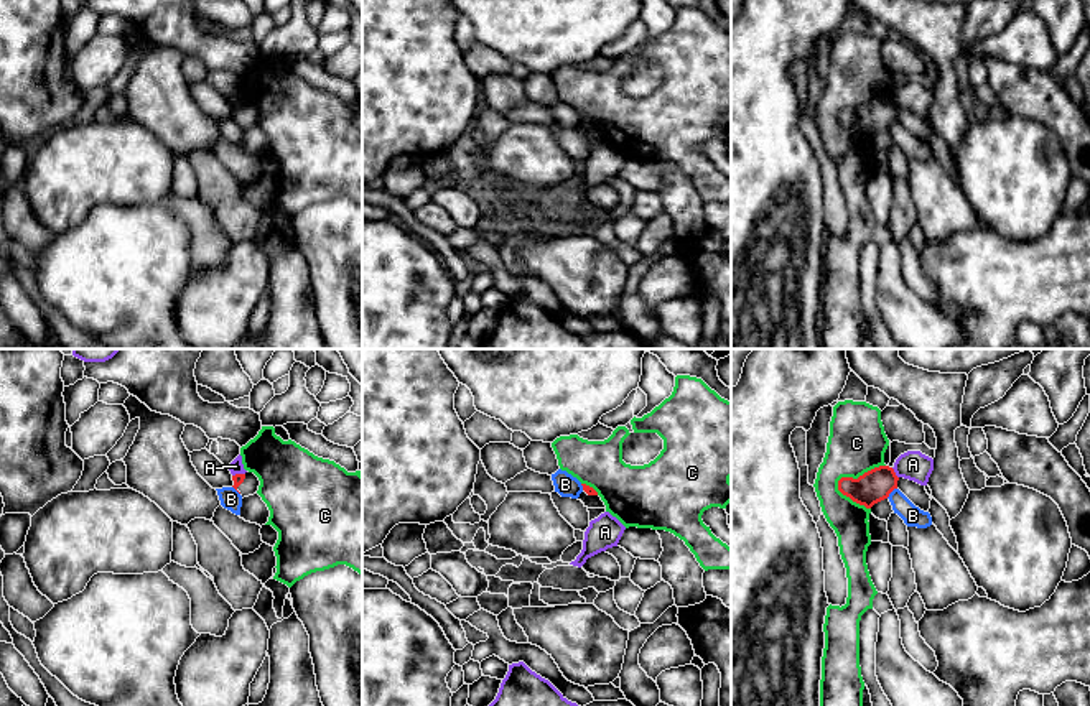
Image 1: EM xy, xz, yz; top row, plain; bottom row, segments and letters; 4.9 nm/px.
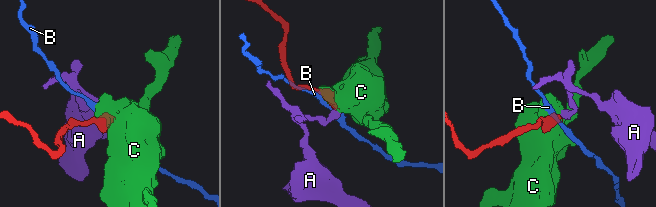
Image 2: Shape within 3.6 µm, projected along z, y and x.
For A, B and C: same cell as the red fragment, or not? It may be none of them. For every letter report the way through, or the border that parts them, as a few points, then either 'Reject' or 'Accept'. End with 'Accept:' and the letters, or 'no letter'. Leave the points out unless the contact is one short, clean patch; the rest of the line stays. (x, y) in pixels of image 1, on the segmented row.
A: Boundary: yz (891, 468), (898, 478). Reject
B: Boundary: yz (896, 487), (886, 497). Reject
C: Reject
Accept: no letter

